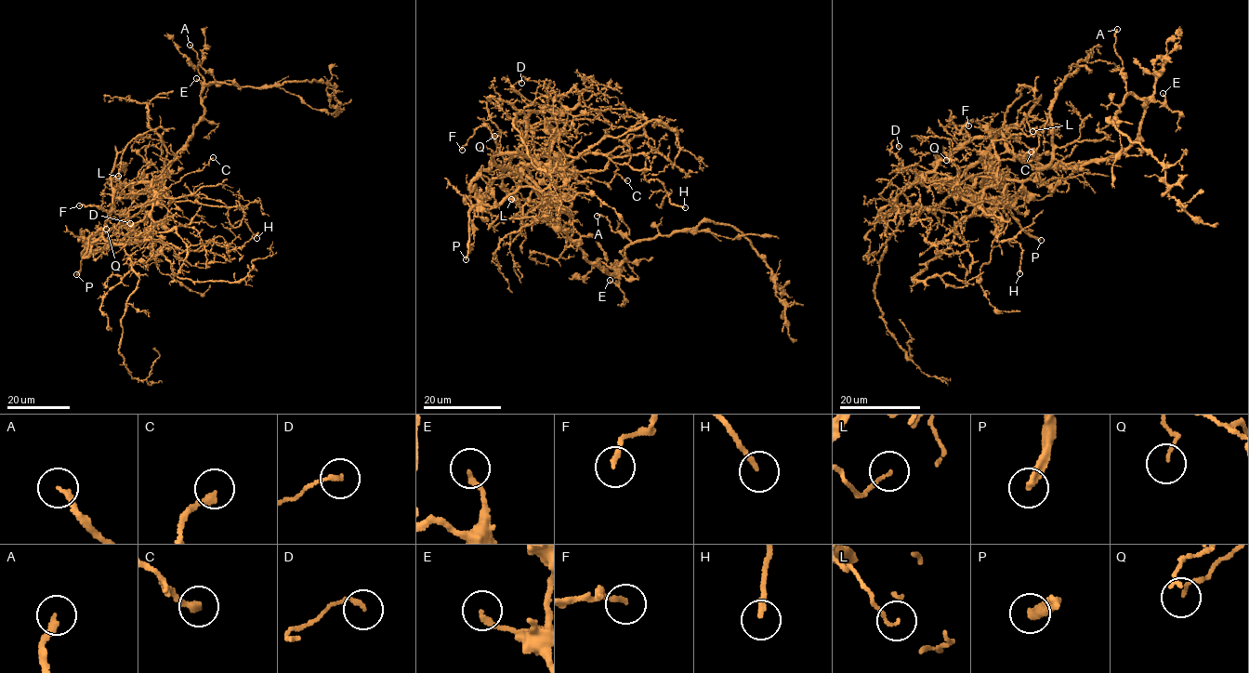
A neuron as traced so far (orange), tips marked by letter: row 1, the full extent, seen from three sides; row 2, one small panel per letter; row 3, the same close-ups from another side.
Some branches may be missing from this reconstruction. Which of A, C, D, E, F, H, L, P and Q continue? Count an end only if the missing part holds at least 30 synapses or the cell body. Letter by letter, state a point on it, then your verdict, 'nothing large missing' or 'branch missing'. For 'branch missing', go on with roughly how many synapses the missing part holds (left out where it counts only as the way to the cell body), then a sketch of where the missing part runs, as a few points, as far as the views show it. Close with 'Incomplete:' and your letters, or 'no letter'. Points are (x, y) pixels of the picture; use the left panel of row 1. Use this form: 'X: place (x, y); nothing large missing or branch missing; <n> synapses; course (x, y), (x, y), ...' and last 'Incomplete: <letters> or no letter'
A: place (190, 45); branch missing; 60 synapses; course (190, 45), (155, 30), (141, 32), (141, 27), (135, 30)
C: place (213, 157); nothing large missing
D: place (130, 223); nothing large missing
E: place (196, 78); nothing large missing
F: place (79, 205); nothing large missing
H: place (256, 238); nothing large missing
L: place (118, 176); nothing large missing
P: place (76, 274); branch missing; 700 synapses
Q: place (106, 229); nothing large missing
Incomplete: A, P

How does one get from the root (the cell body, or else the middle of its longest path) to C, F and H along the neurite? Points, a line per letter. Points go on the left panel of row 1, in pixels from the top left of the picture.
C: (161, 178), (146, 189), (163, 178), (165, 184), (156, 178), (153, 182), (167, 190), (203, 168), (213, 157)
F: (161, 178), (151, 187), (151, 195), (153, 192), (119, 186), (109, 214), (95, 205), (79, 205)
H: (161, 178), (151, 195), (137, 193), (139, 206), (192, 201), (225, 206), (234, 227), (243, 218), (256, 238)

